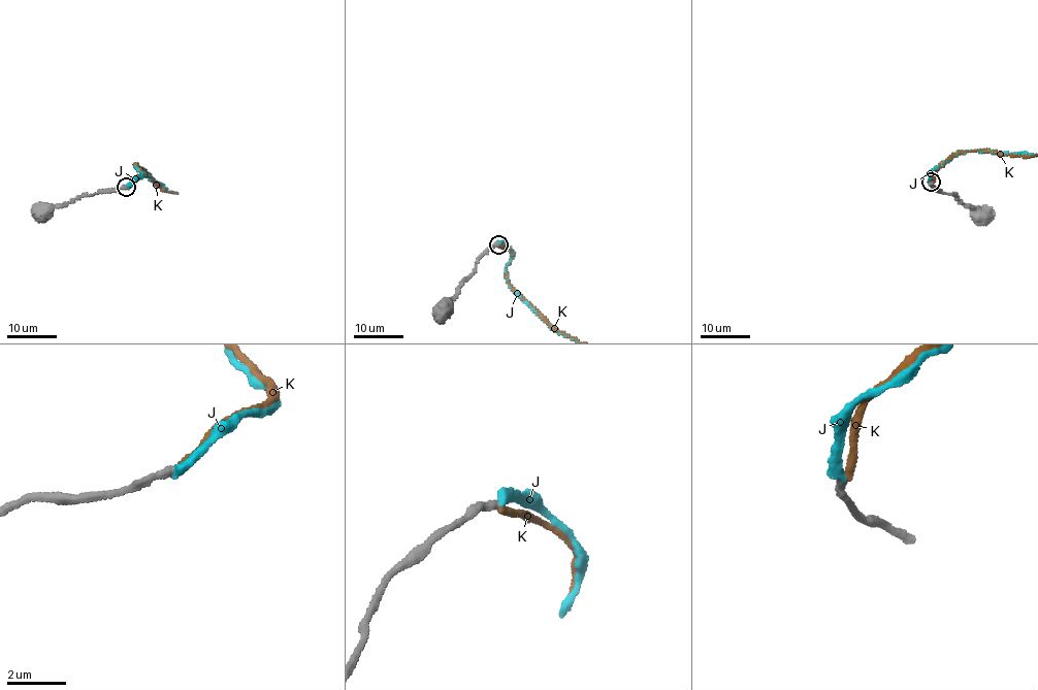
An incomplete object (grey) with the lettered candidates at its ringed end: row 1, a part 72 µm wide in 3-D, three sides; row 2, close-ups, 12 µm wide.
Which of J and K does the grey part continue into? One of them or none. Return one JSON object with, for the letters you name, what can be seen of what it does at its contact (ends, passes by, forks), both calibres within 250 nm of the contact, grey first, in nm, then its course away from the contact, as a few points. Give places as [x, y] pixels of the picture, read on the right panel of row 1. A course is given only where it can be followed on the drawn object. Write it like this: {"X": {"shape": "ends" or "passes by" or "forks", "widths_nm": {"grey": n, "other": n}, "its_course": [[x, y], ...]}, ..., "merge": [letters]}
{"K": {"shape": "ends", "widths_nm": {"grey": 280, "other": 280}}, "merge": ["K"]}

